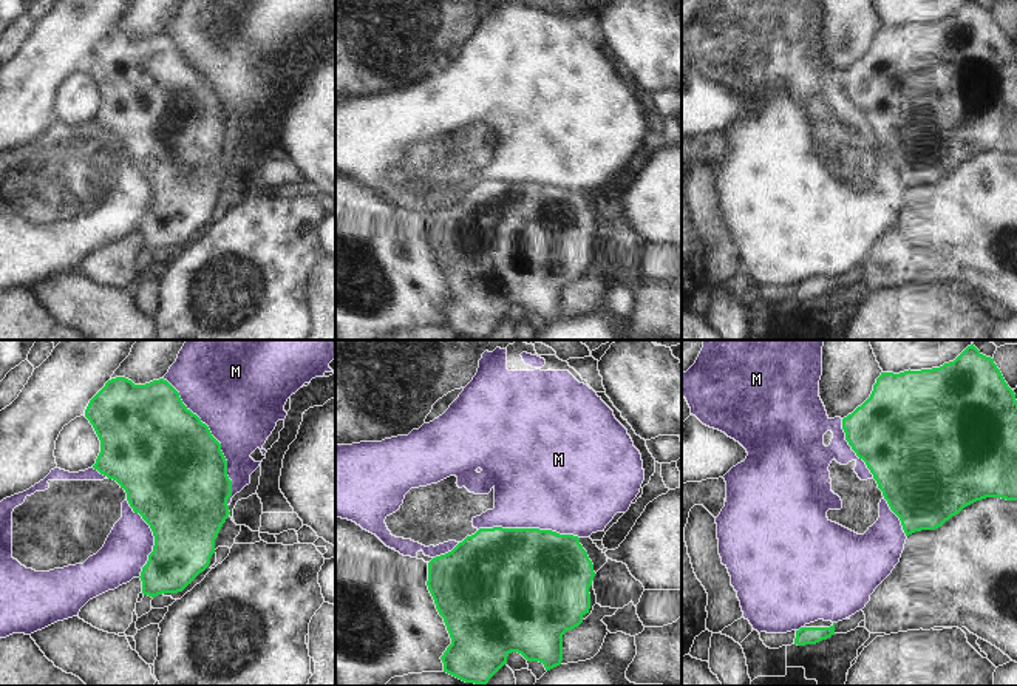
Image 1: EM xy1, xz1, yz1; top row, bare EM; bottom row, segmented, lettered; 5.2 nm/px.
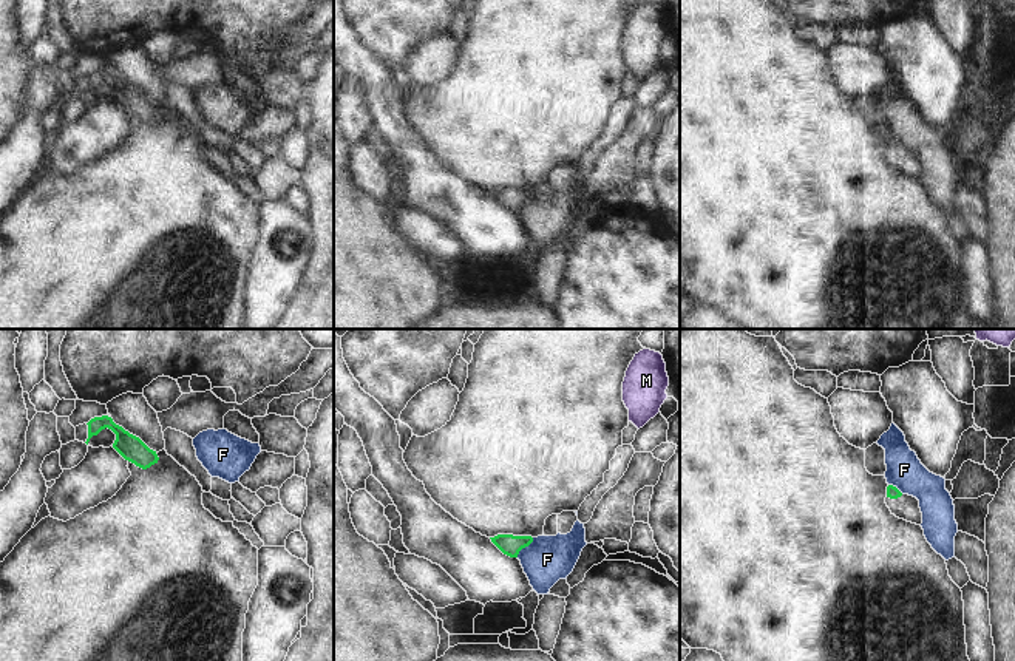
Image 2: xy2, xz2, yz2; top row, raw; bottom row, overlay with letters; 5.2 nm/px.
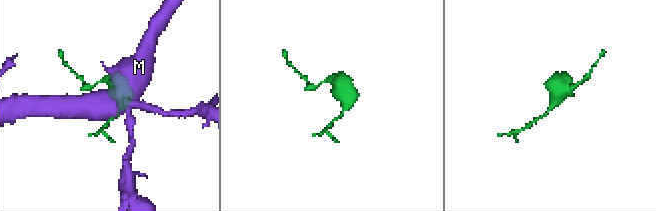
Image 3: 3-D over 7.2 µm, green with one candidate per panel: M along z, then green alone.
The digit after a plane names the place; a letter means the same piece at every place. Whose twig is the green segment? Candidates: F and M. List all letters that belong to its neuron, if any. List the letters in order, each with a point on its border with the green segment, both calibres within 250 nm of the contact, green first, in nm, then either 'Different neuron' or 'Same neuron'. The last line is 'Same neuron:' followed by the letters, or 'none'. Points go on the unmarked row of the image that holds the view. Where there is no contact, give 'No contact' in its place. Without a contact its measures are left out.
F: Touches green at xz2 (524, 201). Thickness 110 nm (green) against 240 nm. Different neuron
M: Touches green at xy1 (218, 96). Thickness 480 nm (green) against 440 nm. Different neuron
Same neuron: none

